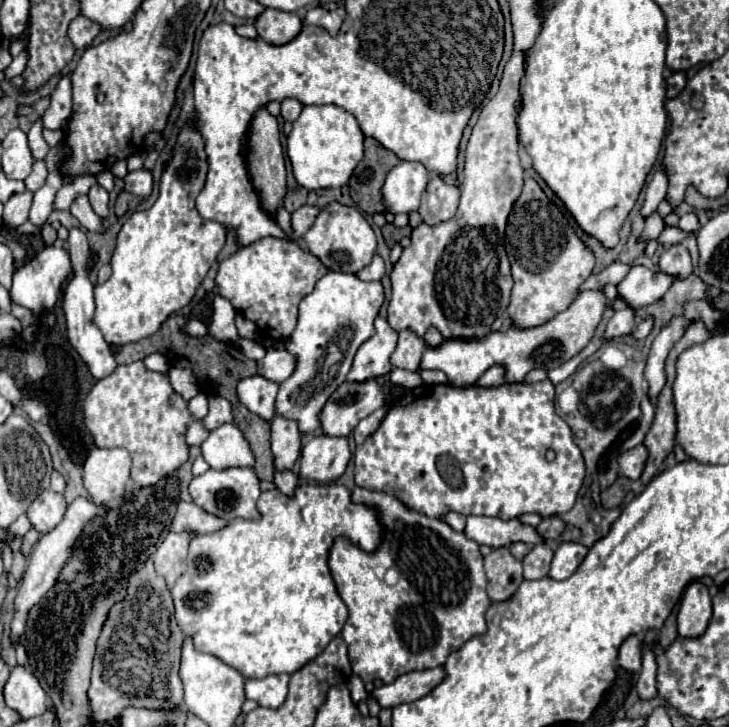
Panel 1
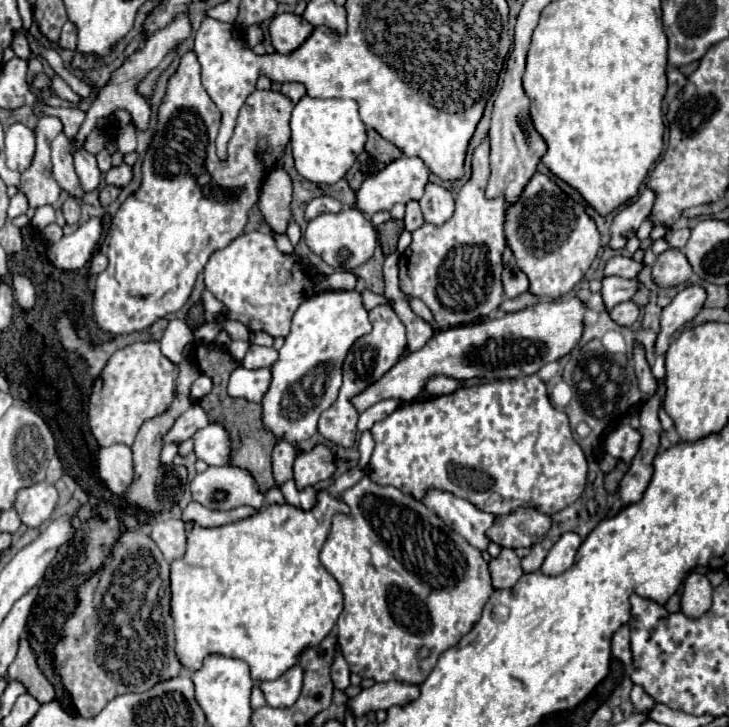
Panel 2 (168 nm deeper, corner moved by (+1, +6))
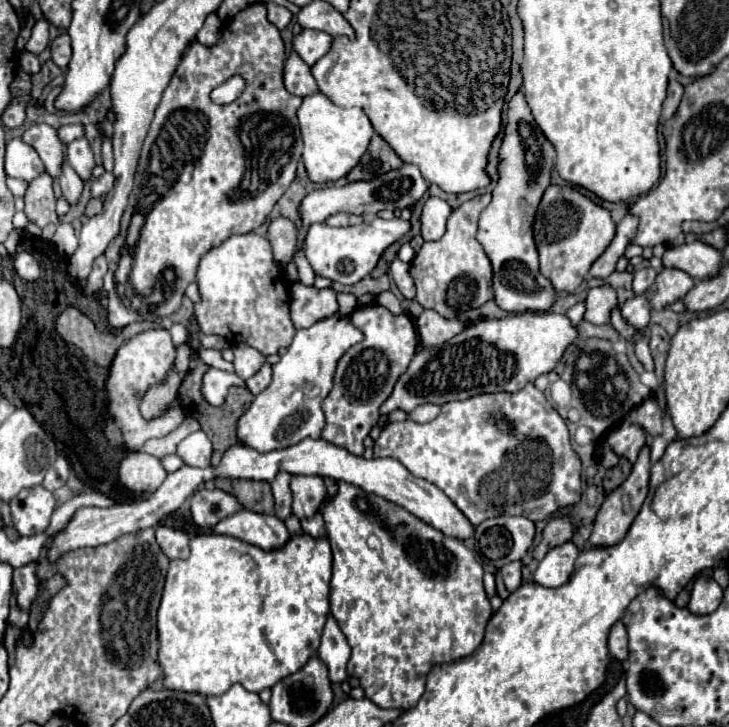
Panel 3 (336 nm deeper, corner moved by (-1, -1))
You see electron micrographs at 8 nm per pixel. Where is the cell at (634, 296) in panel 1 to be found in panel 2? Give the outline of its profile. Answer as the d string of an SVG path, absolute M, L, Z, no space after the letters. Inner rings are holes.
M605 276L601 284L603 284L601 296L607 310L629 300L637 290L637 280L619 280L619 276Z

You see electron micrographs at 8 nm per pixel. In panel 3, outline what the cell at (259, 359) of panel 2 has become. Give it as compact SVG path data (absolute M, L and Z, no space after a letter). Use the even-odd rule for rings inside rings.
M233 345L233 353L235 353L235 359L233 359L233 365L235 365L235 373L241 377L241 379L249 379L251 375L255 375L263 363L265 363L265 357L249 347L249 345Z

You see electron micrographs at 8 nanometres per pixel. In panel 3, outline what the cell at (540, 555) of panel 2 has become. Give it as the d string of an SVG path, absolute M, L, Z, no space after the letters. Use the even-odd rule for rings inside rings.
M559 517L559 519L551 519L549 523L547 523L547 527L545 527L545 531L543 531L543 541L535 547L535 551L533 551L533 557L537 559L537 561L541 561L545 555L547 555L547 551L551 551L553 547L557 547L557 545L561 545L561 543L565 543L569 537L573 537L573 525L569 523L569 519L567 517Z

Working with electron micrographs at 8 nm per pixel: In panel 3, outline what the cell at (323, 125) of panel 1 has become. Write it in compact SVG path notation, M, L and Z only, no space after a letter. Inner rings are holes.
M313 93L303 99L301 109L297 111L299 129L303 137L303 163L307 175L313 183L329 183L345 177L367 151L367 145L373 137L373 127L369 117L359 107L339 107L331 103L323 93Z

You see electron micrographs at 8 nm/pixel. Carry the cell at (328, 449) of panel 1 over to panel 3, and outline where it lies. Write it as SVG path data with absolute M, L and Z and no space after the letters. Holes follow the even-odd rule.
M293 475L291 489L293 489L293 513L299 519L313 517L313 513L319 509L327 493L325 483L319 475Z

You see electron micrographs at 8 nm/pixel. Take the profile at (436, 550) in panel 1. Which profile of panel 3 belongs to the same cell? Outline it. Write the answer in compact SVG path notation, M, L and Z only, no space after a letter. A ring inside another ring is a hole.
M339 483L339 493L327 503L321 507L321 513L323 513L323 519L325 519L325 529L327 529L327 537L331 541L331 549L333 549L333 577L331 577L331 615L335 617L335 621L339 623L343 635L347 637L349 645L351 645L351 659L347 663L347 673L351 677L357 677L361 687L365 689L365 695L377 703L379 707L397 707L397 709L409 709L413 707L423 691L425 691L425 679L427 679L427 673L433 669L433 665L439 665L439 663L449 663L449 661L455 661L455 659L461 659L461 657L467 657L471 655L479 643L483 641L483 629L493 613L491 609L491 603L489 603L489 597L485 593L485 587L483 587L483 567L481 563L477 563L473 551L469 551L463 541L459 539L453 539L453 537L447 537L443 535L441 531L429 527L425 521L417 519L415 515L411 515L409 511L405 511L403 507L399 507L397 503L391 503L387 499L381 499L379 495L373 495L373 493L365 493L361 491L359 487L353 487L349 483ZM369 535L377 535L383 543L383 555L379 555L377 551L371 551L367 547L367 537Z

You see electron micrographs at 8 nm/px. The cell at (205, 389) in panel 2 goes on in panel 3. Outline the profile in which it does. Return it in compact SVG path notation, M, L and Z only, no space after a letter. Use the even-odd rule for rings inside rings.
M209 367L209 371L205 371L205 375L203 375L201 393L203 393L203 397L205 397L205 401L207 401L209 405L221 407L221 403L225 401L227 389L229 389L231 385L243 387L243 379L237 377L235 373L227 373L227 371L219 371L219 369Z

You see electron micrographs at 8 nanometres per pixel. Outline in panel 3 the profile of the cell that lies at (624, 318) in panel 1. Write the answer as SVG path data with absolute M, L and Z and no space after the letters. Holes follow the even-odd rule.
M637 295L629 301L625 301L625 305L621 307L621 315L623 319L633 325L635 329L643 329L649 325L649 315L651 315L651 307L649 301L643 295Z

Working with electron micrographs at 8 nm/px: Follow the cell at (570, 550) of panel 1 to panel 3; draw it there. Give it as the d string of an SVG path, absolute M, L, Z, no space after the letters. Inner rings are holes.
M567 541L555 549L551 549L545 559L535 569L535 583L543 587L561 587L569 575L573 573L573 563L577 559L579 549L573 541Z

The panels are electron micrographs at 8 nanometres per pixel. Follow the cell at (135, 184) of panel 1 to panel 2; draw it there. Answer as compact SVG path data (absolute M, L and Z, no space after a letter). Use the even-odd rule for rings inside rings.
M127 164L113 166L113 168L105 174L105 182L107 182L107 184L113 184L113 186L117 186L117 188L123 188L129 180L131 180L131 166L127 166Z

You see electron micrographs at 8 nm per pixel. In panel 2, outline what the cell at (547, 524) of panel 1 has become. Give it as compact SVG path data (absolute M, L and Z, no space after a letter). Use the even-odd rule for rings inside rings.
M515 508L509 514L497 516L487 530L487 538L501 548L529 548L551 528L551 518L533 508Z

